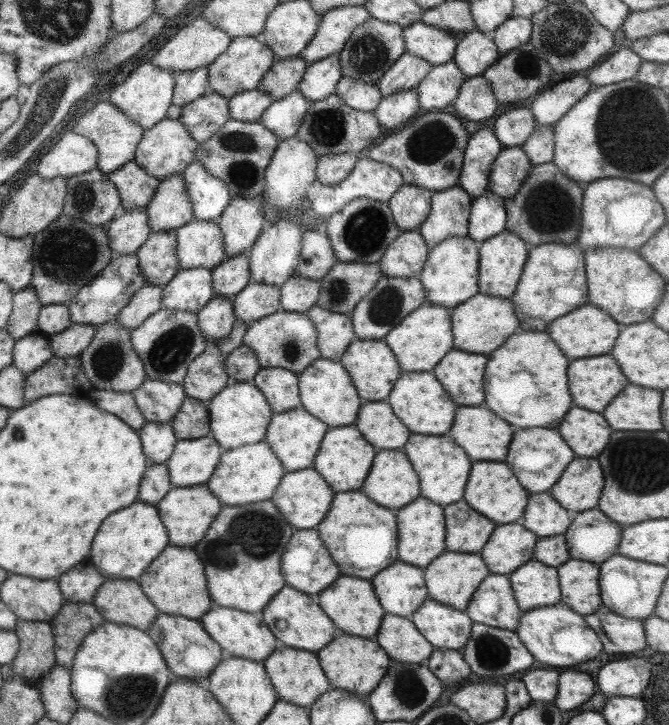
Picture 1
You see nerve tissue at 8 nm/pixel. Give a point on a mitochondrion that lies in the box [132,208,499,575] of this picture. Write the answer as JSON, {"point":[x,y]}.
{"point":[256,533]}

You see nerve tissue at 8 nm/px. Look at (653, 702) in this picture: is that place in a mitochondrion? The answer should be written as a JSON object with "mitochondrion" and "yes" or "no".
{"mitochondrion":"no"}

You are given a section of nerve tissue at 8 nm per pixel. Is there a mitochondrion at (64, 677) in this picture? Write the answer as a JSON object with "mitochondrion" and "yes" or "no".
{"mitochondrion":"no"}

